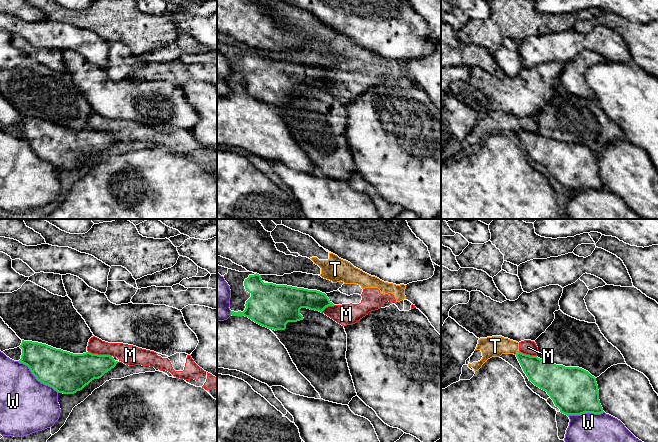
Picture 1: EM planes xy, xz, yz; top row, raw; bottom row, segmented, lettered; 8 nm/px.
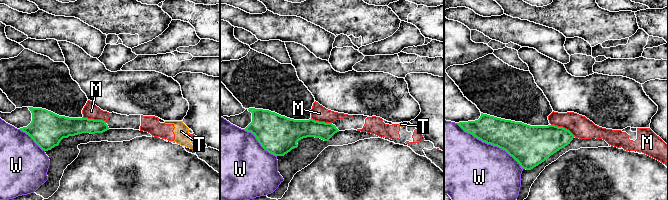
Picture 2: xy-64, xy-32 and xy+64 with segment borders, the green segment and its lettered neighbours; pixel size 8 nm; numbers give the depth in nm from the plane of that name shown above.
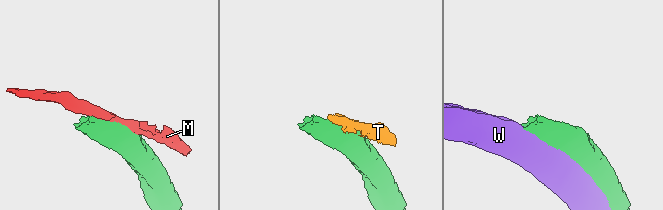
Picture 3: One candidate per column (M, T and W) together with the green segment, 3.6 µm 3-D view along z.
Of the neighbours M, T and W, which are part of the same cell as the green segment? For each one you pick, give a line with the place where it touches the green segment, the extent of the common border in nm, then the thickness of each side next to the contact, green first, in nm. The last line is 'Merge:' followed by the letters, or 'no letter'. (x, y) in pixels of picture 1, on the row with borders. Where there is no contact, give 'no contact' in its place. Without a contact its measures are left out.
Merge: no letter

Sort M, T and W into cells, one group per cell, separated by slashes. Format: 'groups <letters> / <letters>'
groups M T / W

